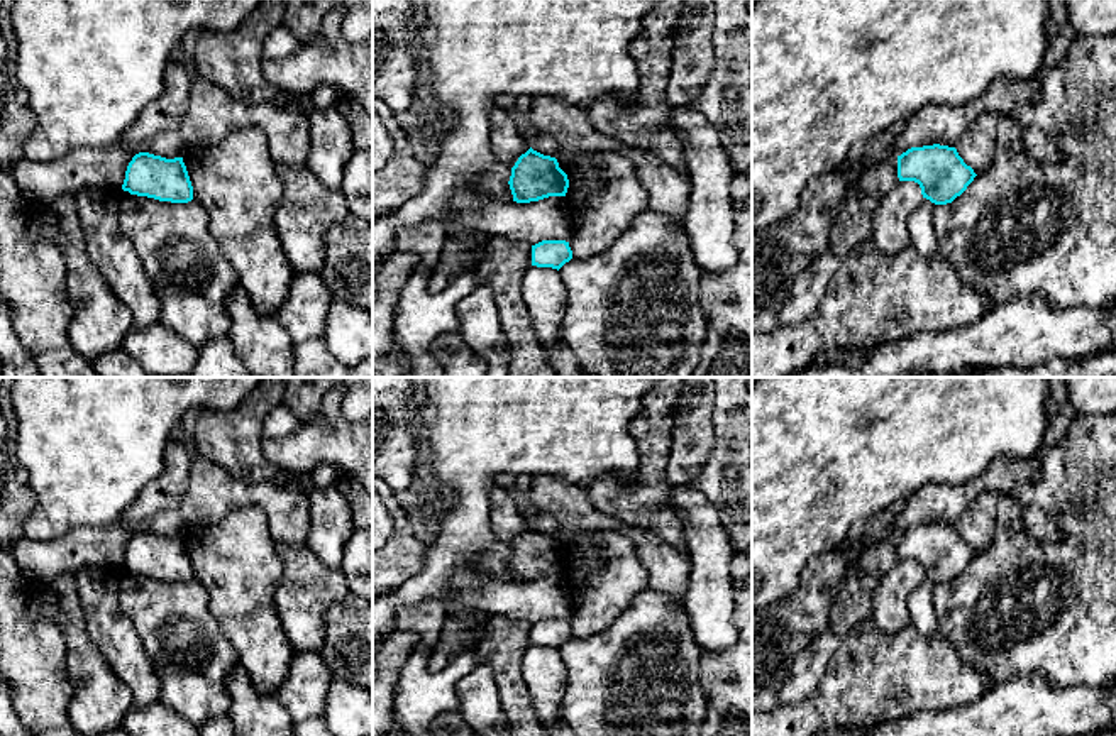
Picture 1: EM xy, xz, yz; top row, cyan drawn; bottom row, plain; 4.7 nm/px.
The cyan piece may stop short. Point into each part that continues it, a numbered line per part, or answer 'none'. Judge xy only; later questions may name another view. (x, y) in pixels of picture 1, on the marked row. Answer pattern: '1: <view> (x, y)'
none

